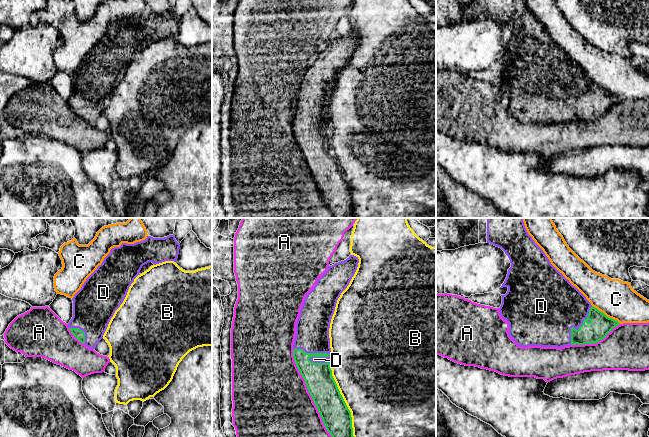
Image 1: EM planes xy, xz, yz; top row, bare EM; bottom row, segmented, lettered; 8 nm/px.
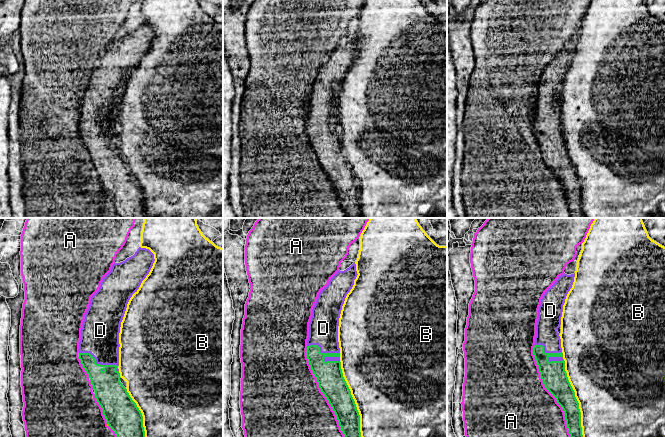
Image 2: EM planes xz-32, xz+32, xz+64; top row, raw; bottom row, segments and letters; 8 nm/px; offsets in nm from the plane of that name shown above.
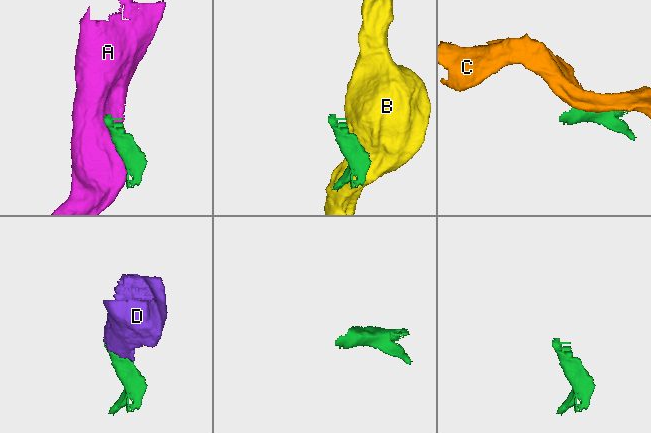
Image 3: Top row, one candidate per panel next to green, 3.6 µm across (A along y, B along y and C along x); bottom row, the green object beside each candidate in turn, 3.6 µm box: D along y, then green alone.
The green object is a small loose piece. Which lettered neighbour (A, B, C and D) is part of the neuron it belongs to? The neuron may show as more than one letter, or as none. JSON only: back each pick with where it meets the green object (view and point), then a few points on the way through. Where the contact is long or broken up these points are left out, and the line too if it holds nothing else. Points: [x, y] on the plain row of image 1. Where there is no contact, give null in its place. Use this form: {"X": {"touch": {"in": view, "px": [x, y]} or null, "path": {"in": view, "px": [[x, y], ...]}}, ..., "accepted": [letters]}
{"D": {"touch": {"in": "xz", "px": [326, 132]}}, "accepted": ["D"]}

